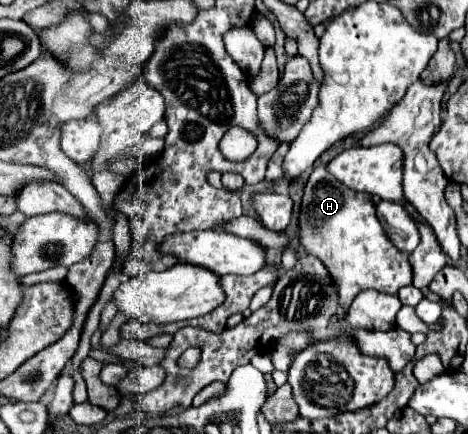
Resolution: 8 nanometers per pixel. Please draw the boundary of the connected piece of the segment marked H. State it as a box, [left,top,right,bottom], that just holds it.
[298,166,412,306]

